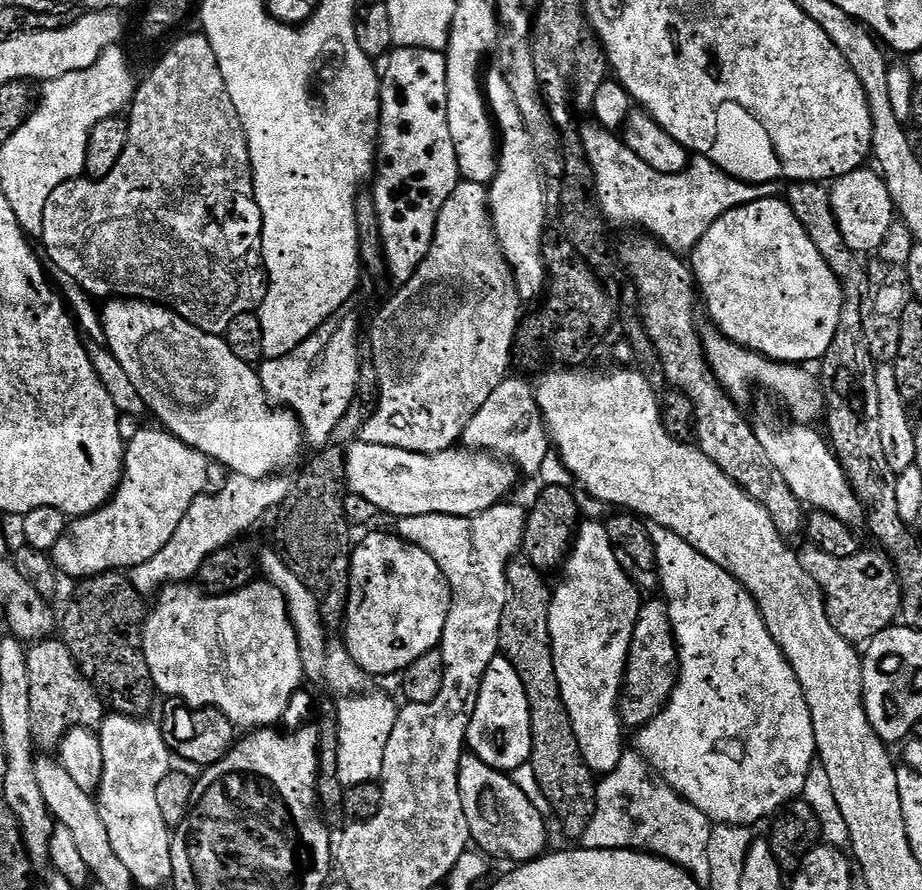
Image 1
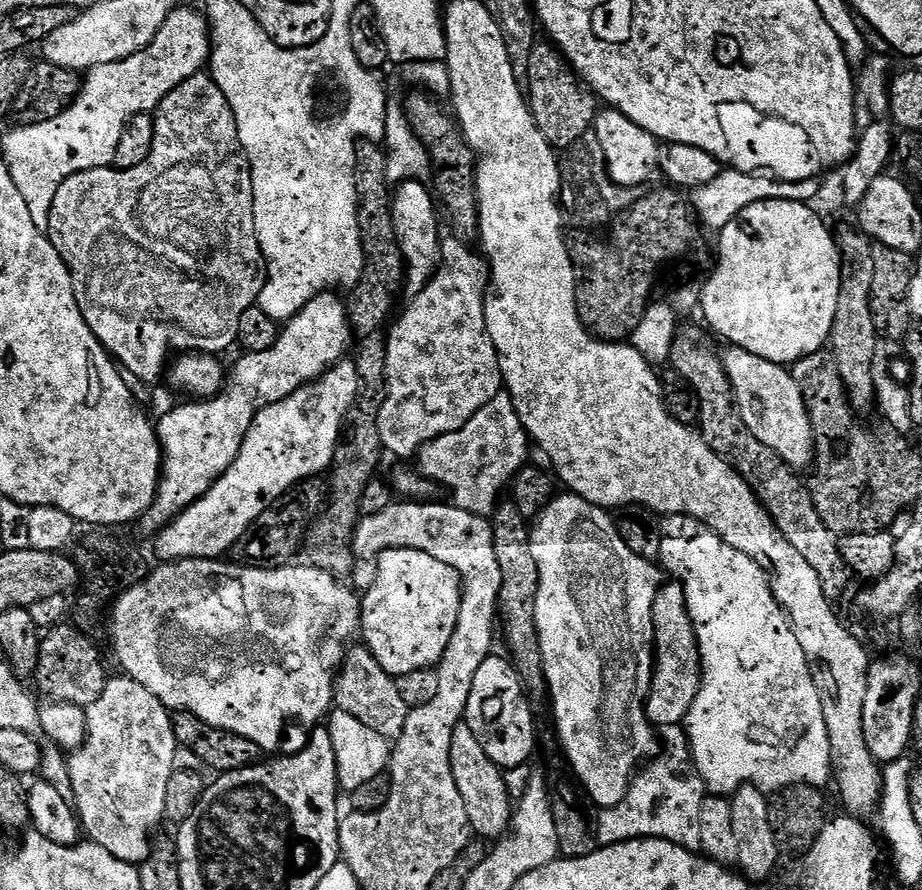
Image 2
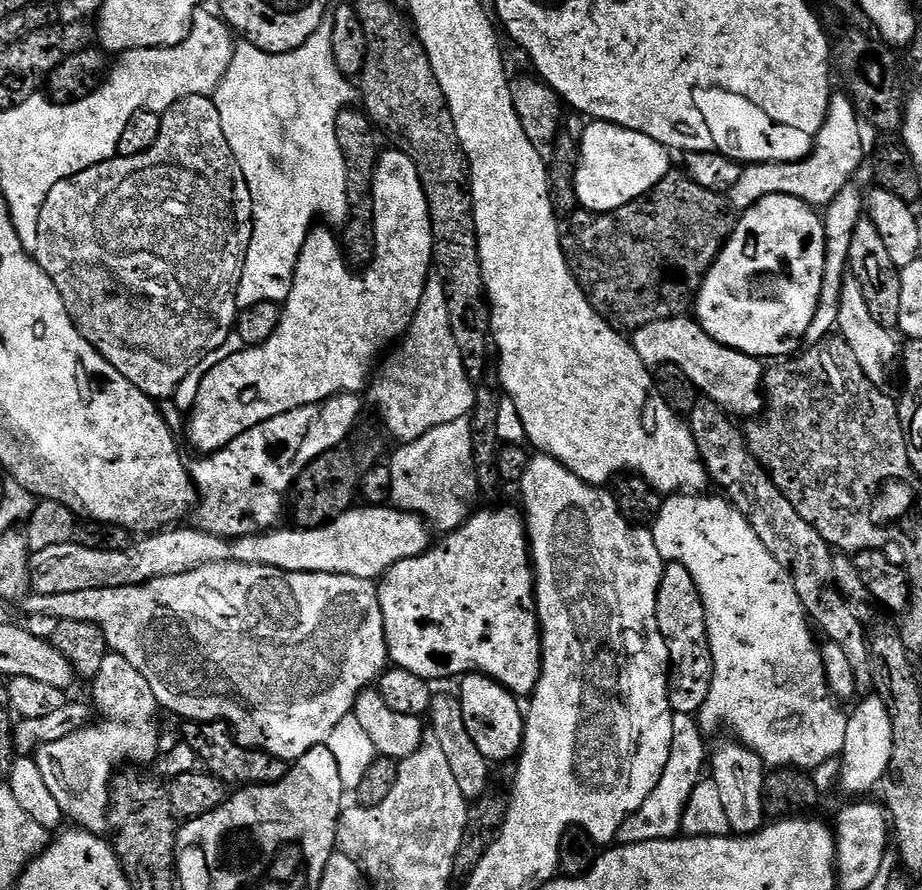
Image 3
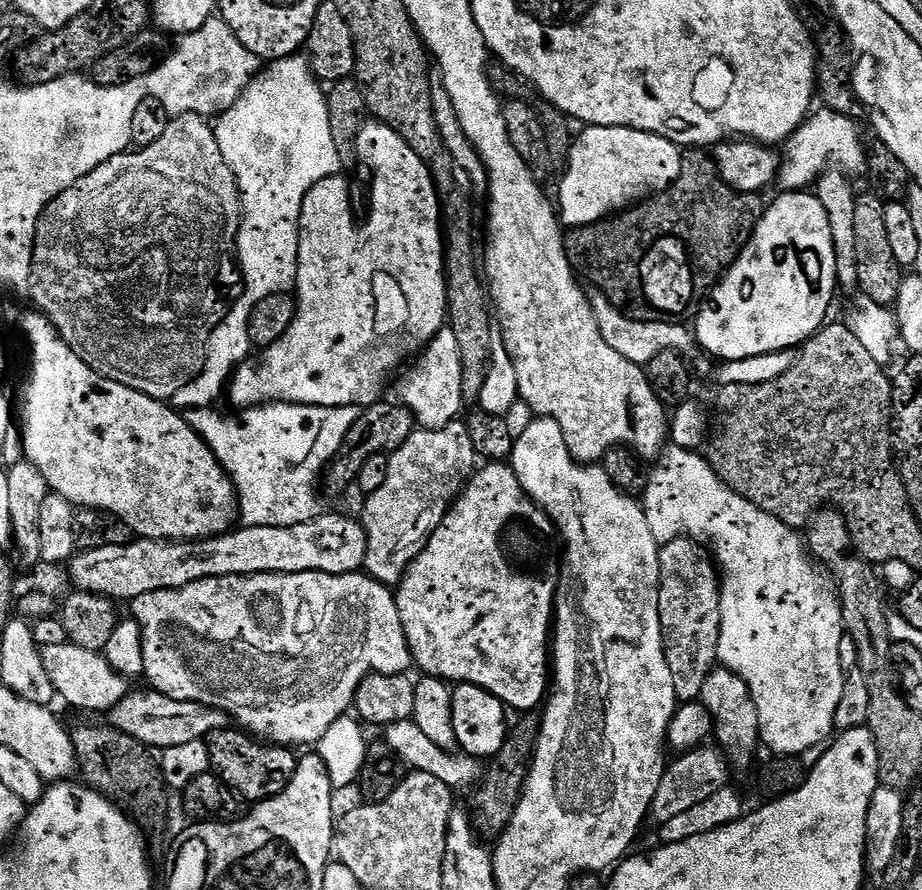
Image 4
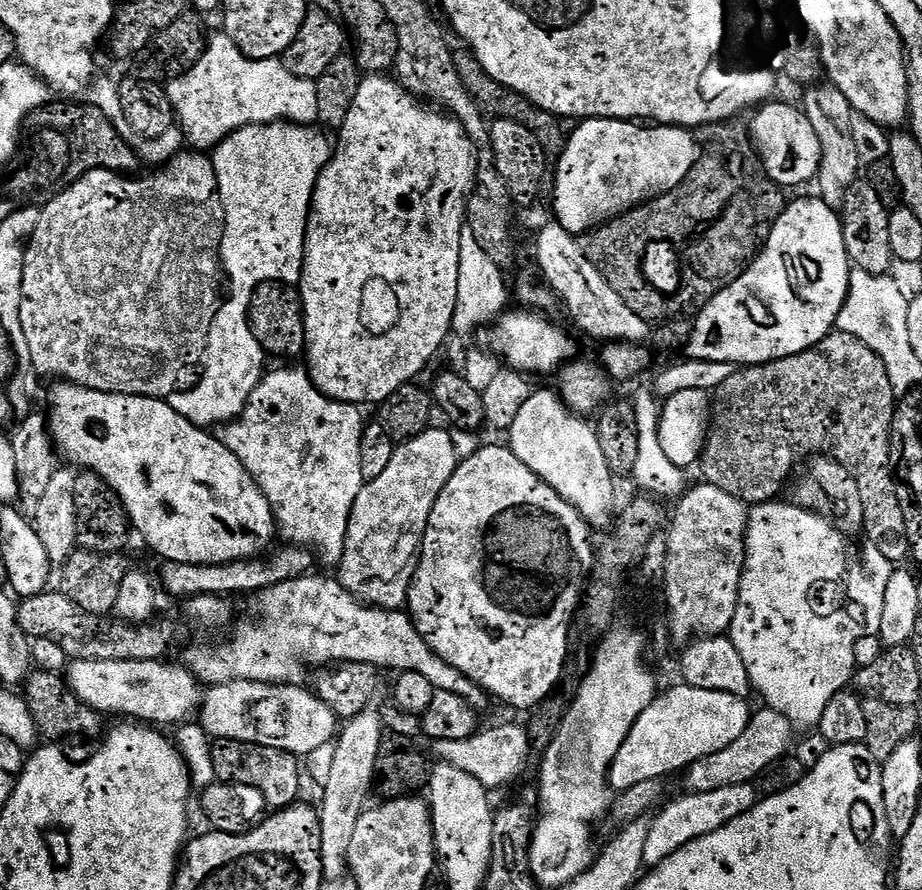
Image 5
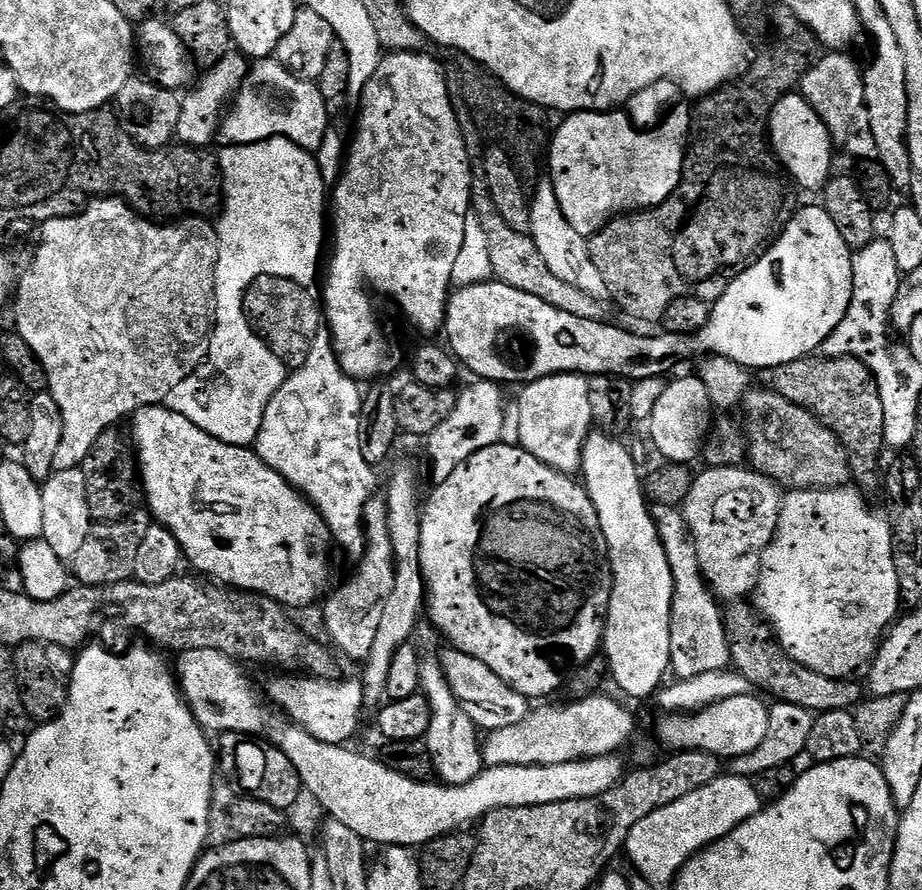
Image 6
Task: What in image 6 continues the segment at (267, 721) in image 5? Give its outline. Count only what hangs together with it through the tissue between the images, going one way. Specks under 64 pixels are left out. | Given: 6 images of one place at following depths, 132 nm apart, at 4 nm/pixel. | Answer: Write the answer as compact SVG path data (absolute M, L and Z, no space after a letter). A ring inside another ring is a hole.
M294 676L291 681L278 678L269 688L271 703L285 708L287 716L297 727L305 728L320 742L342 746L354 734L361 712L364 712L363 686L359 679L322 681L316 677Z

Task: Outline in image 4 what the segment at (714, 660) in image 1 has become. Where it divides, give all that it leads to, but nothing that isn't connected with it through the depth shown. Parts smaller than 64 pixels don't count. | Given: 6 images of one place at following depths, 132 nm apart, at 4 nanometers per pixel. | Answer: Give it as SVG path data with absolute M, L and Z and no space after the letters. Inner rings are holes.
M675 446L669 447L656 466L656 469L654 467L651 469L648 485L642 494L642 507L646 514L646 522L650 522L650 534L654 534L657 544L661 546L678 539L680 536L687 536L697 542L709 540L712 543L713 549L711 548L711 551L714 553L714 563L720 577L720 637L718 638L716 659L723 667L738 674L738 678L742 678L742 682L746 682L746 686L750 686L750 694L758 706L760 738L763 747L768 747L772 754L780 758L800 758L805 755L803 752L808 752L811 748L817 747L816 749L819 749L833 735L836 726L834 712L838 710L838 701L842 698L846 679L846 670L842 666L842 654L838 654L838 646L842 646L842 638L846 634L846 629L844 610L839 606L816 608L816 587L820 584L821 573L806 547L805 537L797 529L778 522L778 518L766 514L749 500L742 498L734 490L730 490L730 486L723 484L718 478L718 474L714 474L707 459L699 451Z

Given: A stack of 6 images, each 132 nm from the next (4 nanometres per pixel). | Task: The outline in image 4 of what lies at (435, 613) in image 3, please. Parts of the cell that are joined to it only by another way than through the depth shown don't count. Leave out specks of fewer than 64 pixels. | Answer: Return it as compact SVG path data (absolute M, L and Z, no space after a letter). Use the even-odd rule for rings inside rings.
M488 462L473 472L471 480L464 486L463 493L453 500L452 507L448 509L438 527L432 531L428 543L421 548L394 592L402 630L406 634L413 665L417 669L420 667L424 676L437 676L438 679L445 682L461 680L459 682L461 685L473 684L484 688L490 694L494 694L509 709L517 708L517 713L523 714L539 709L545 703L546 693L550 688L550 633L554 628L558 579L558 548L554 543L556 535L557 530L552 525L551 518L544 513L539 504L529 498L526 490L522 490L514 470L507 463Z

